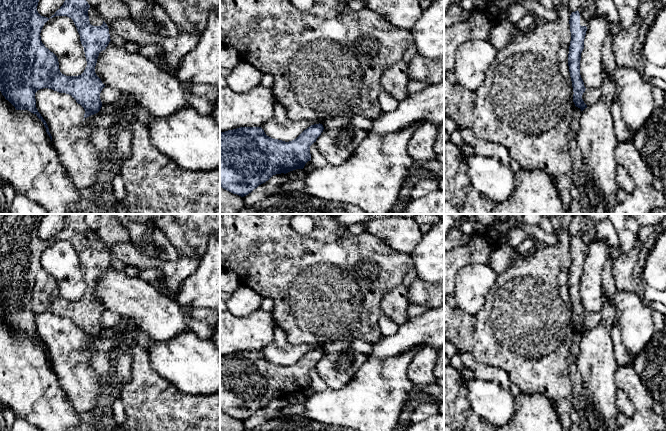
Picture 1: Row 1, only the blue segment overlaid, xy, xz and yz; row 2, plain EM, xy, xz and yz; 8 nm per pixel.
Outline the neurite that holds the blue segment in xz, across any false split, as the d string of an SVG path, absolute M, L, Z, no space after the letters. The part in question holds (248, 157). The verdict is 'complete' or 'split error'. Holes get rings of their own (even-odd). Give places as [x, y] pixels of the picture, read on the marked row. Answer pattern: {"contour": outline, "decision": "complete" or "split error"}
{"contour": "M322 124L305 129L296 139L285 142L267 136L261 127L240 127L220 133L220 186L241 197L268 181L273 175L303 169L311 160L310 146L323 132Z", "decision": "complete"}

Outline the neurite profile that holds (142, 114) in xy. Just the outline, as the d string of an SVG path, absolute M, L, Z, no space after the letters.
M134 103L135 118L148 125L153 119L153 115L141 103Z

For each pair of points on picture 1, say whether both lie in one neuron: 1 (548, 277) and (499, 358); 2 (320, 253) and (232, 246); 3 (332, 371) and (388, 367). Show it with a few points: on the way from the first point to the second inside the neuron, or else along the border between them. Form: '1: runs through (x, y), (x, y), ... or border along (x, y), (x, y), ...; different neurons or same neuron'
1: runs through (536, 297), (536, 317), (515, 338); same neuron
2: runs through (298, 249), (257, 249), (254, 246); same neuron
3: border along (368, 355), (355, 375), (342, 386); different neurons

